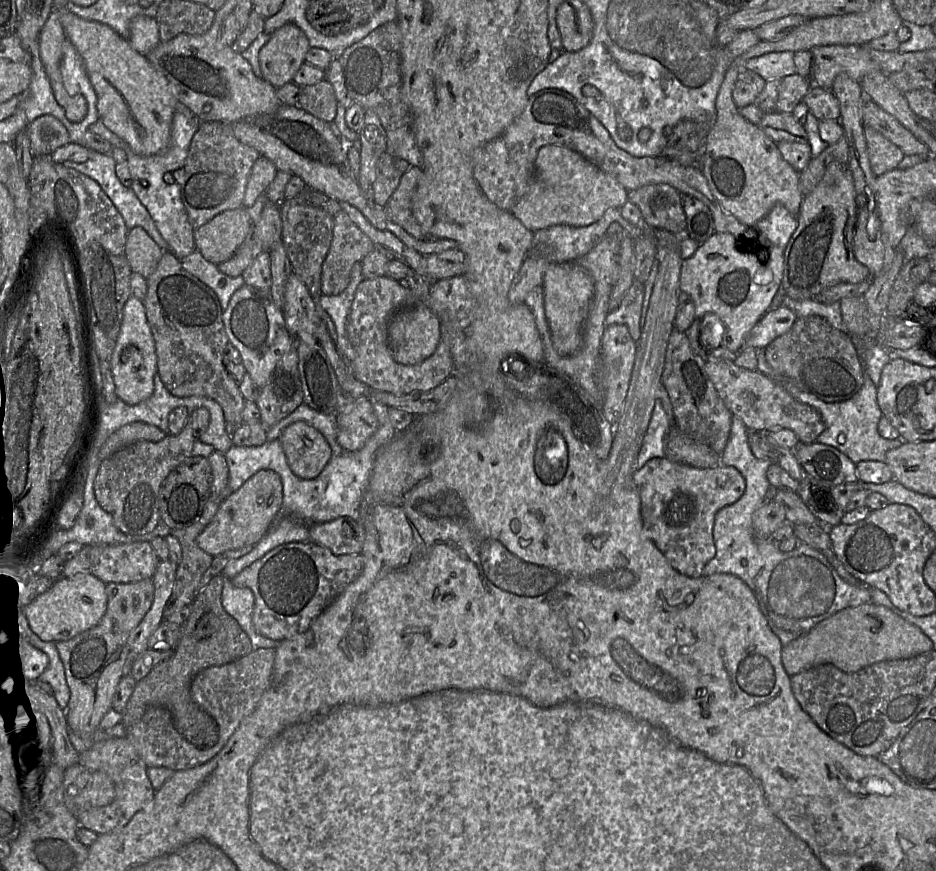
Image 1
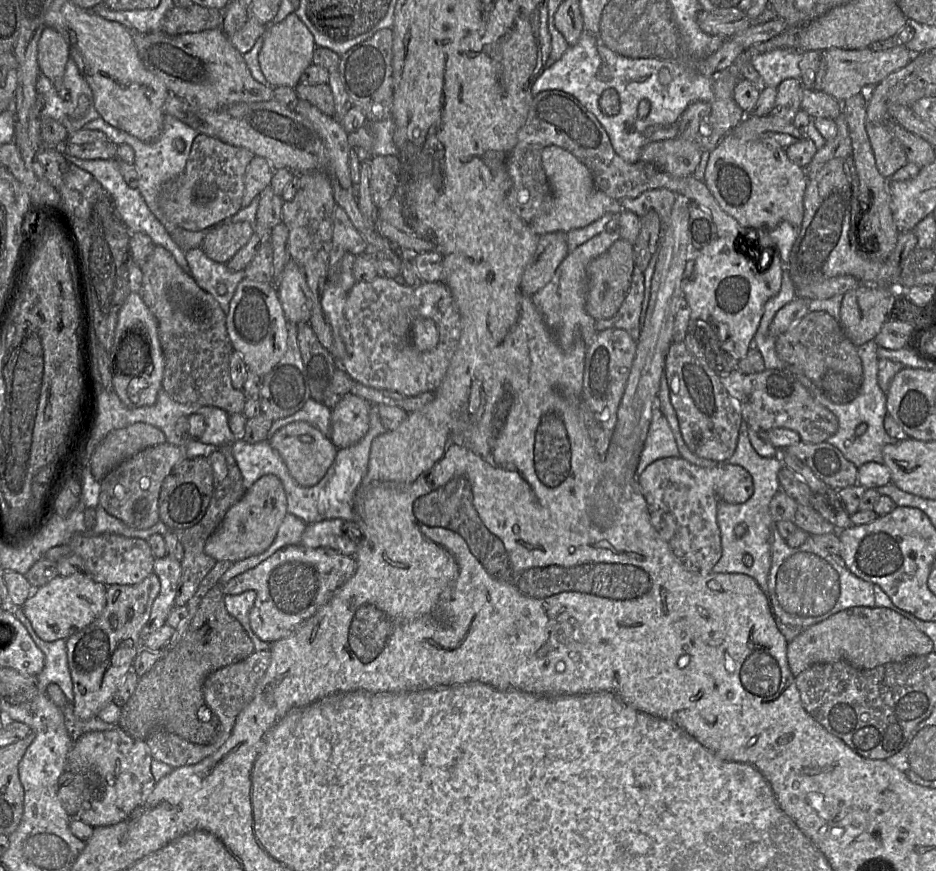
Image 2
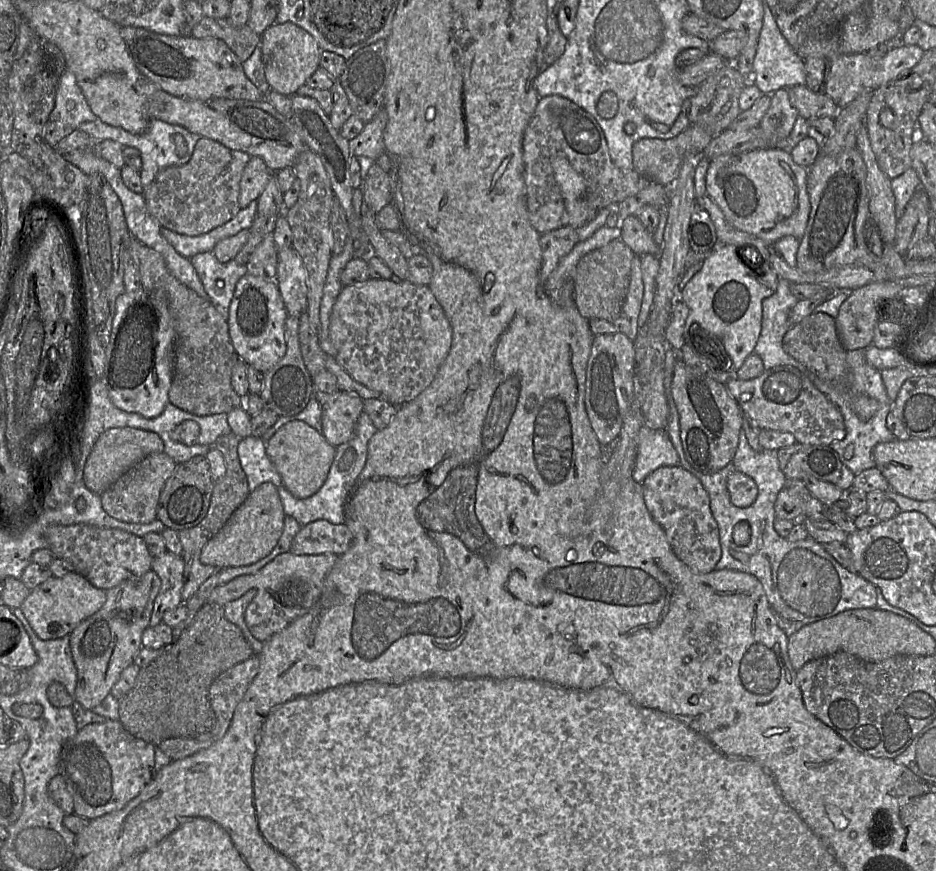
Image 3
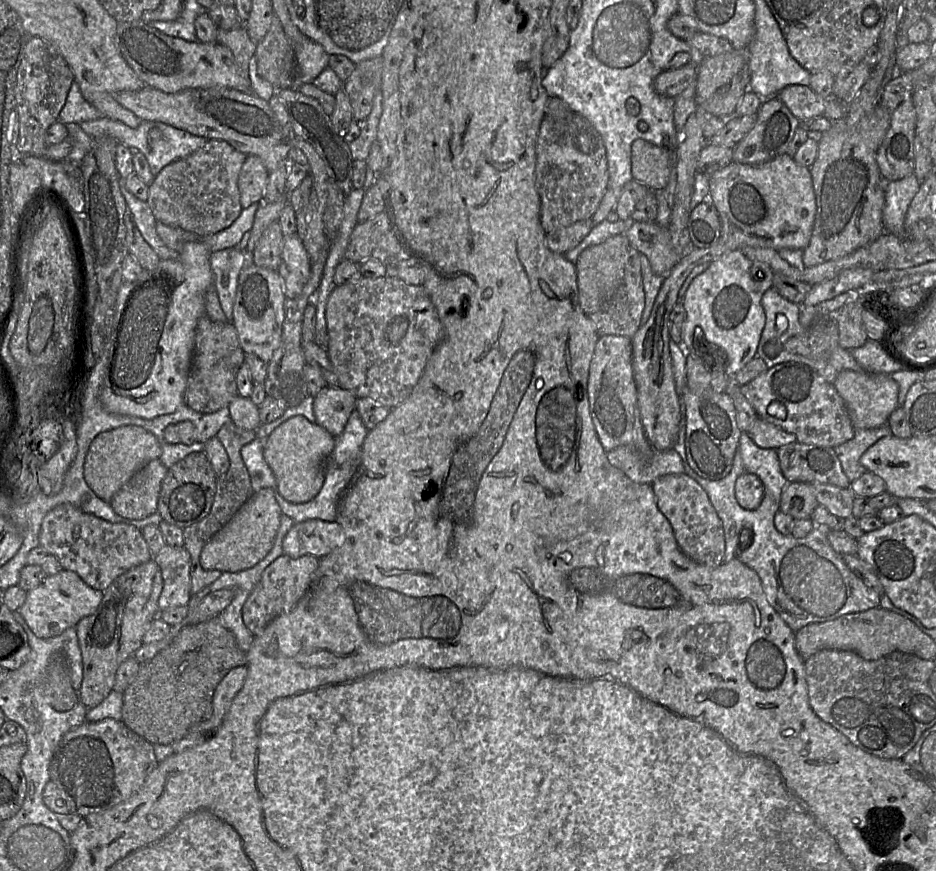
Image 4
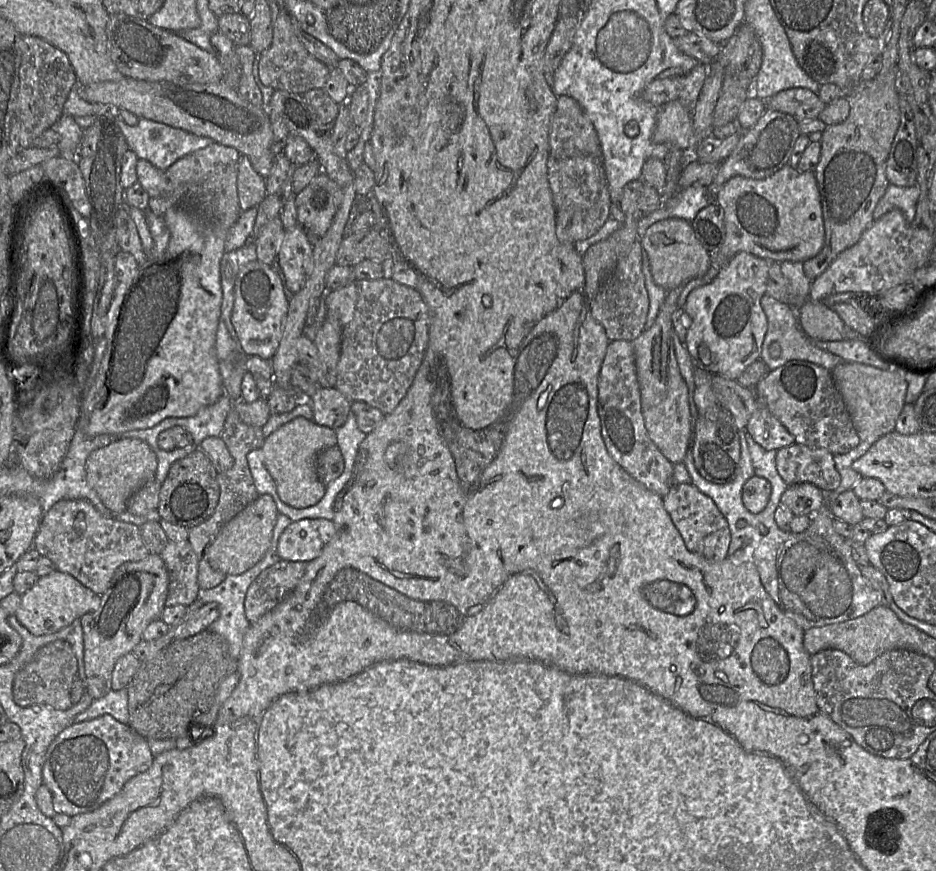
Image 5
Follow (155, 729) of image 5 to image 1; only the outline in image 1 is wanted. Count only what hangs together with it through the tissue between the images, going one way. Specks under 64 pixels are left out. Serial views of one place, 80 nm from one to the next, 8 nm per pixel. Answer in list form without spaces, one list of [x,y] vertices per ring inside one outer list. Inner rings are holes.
[[[224,575],[214,576],[206,587],[199,590],[190,605],[190,615],[181,628],[181,636],[168,659],[157,664],[135,689],[122,712],[122,723],[130,728],[152,706],[169,710],[178,732],[198,747],[213,745],[218,737],[217,722],[193,700],[190,687],[193,678],[203,669],[233,662],[253,651],[251,641],[238,622],[222,605]]]

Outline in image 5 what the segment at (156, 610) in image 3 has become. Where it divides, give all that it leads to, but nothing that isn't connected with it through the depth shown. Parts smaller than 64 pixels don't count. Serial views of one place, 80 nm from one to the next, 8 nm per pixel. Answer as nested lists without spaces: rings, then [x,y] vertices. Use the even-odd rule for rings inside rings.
[[[188,541],[168,542],[159,554],[169,575],[165,606],[191,605],[199,593],[198,558]]]

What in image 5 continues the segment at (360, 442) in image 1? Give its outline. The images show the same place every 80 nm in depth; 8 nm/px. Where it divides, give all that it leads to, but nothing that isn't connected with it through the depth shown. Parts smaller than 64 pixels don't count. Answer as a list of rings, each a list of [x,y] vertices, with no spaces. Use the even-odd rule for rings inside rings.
[[[319,386],[309,401],[313,408],[313,421],[334,430],[340,428],[352,412],[352,401],[335,387]]]

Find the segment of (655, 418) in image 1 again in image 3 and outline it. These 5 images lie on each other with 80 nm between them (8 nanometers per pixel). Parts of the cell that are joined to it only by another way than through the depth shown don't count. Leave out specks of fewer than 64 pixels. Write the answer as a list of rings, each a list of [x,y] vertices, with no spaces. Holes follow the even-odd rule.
[[[644,426],[639,434],[633,479],[642,483],[651,472],[663,466],[681,466],[678,453],[666,430]]]

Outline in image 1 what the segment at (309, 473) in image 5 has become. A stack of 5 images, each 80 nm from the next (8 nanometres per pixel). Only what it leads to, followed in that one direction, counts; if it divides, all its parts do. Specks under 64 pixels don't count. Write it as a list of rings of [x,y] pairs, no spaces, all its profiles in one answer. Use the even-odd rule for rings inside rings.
[[[295,422],[279,438],[293,474],[302,479],[316,478],[333,457],[332,449],[312,425]]]

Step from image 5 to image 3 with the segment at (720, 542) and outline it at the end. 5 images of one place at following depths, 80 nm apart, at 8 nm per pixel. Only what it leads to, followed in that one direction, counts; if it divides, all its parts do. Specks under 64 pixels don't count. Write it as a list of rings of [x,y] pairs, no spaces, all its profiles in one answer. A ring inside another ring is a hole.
[[[663,466],[651,472],[642,482],[646,507],[652,518],[663,528],[674,554],[695,573],[709,573],[721,558],[718,524],[711,509],[710,499],[700,480],[682,466]]]

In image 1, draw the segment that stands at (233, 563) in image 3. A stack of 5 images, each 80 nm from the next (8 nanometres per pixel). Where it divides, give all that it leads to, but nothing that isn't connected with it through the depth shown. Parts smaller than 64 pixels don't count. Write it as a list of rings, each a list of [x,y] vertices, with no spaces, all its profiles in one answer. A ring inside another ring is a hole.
[[[270,469],[260,470],[223,500],[212,521],[197,537],[197,545],[213,557],[229,550],[254,546],[272,528],[282,506],[283,484],[280,475]]]

